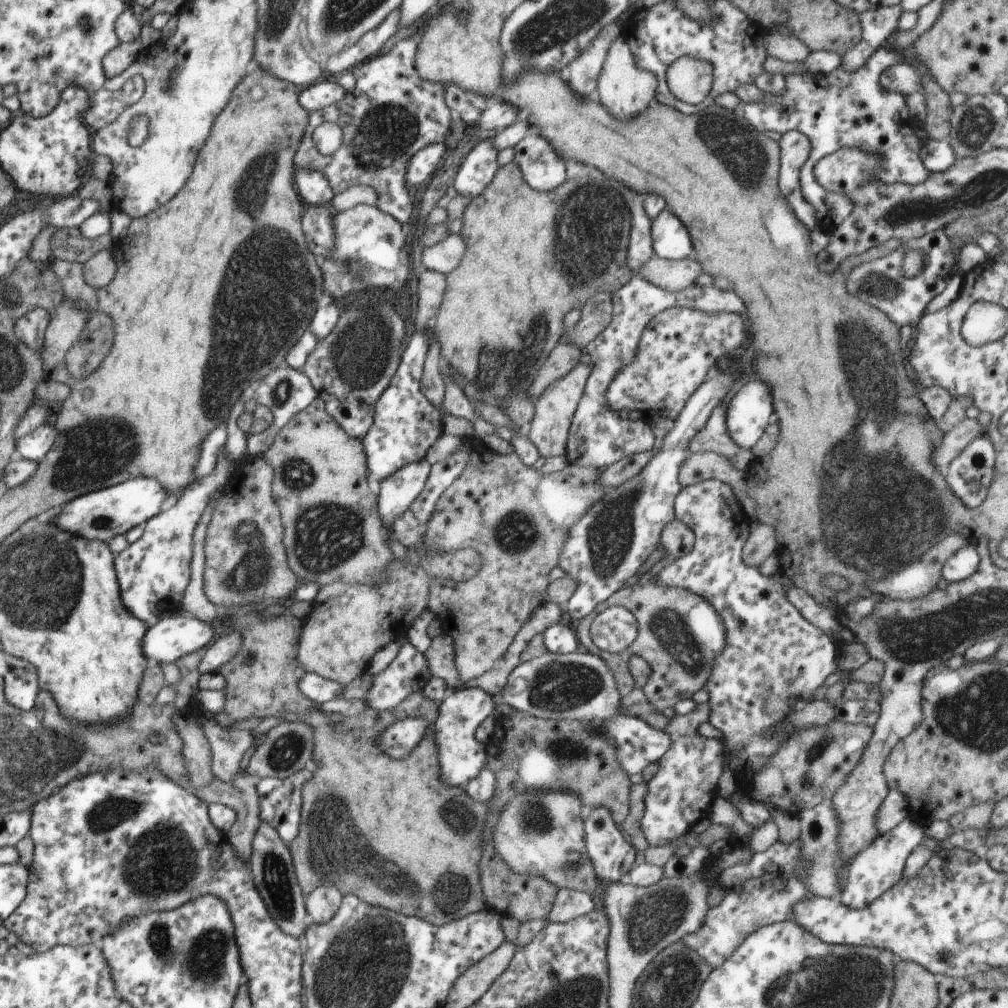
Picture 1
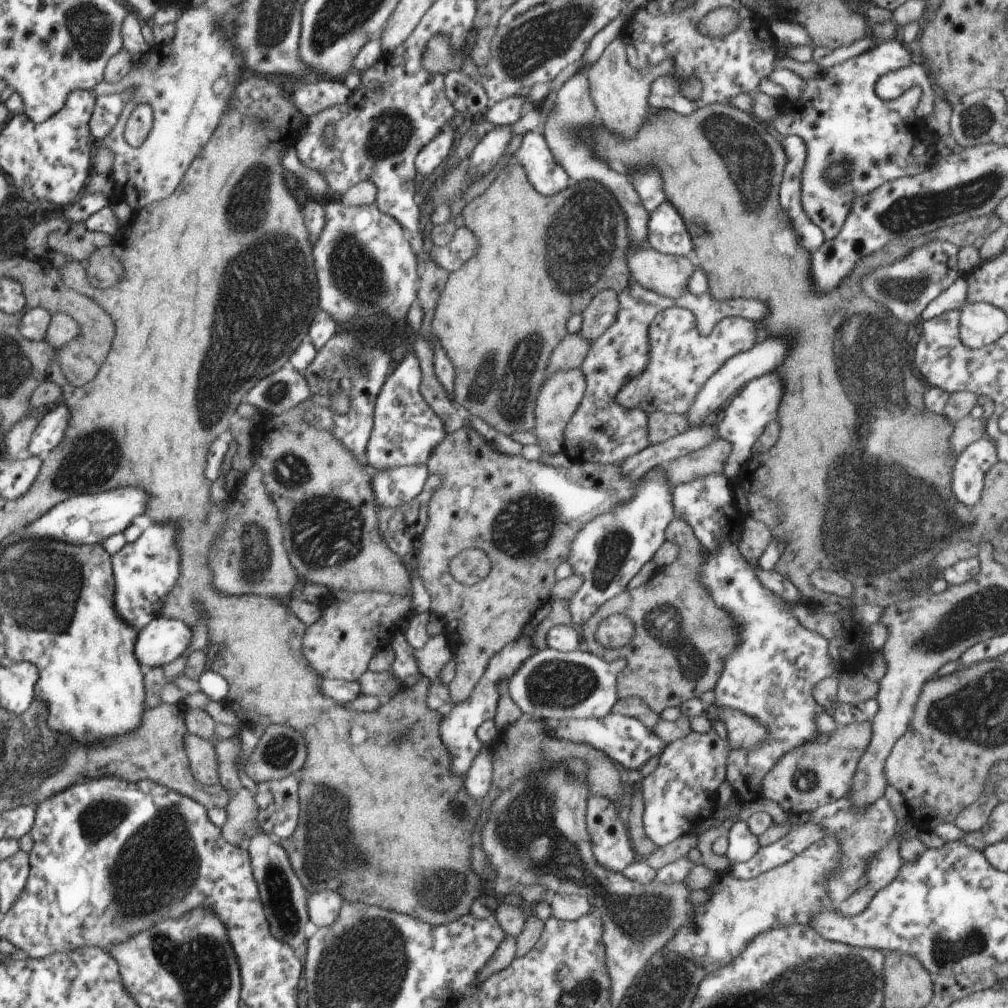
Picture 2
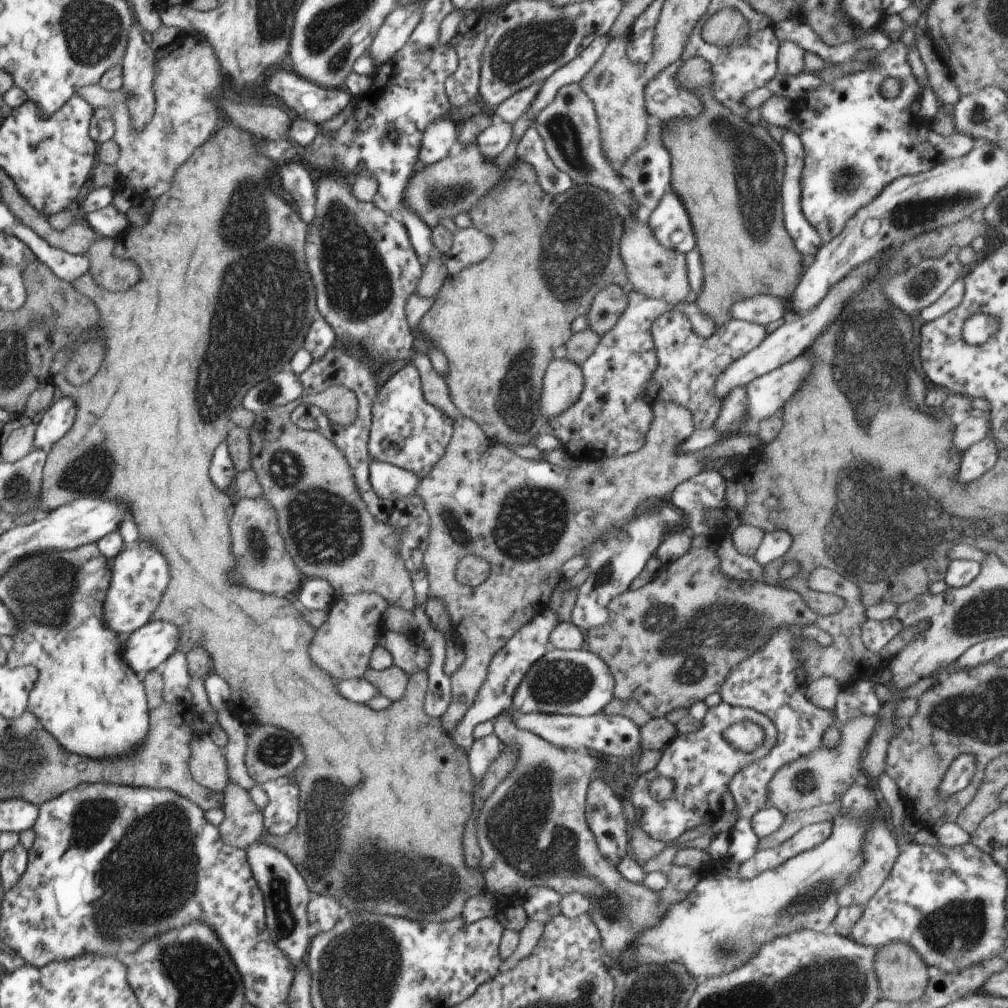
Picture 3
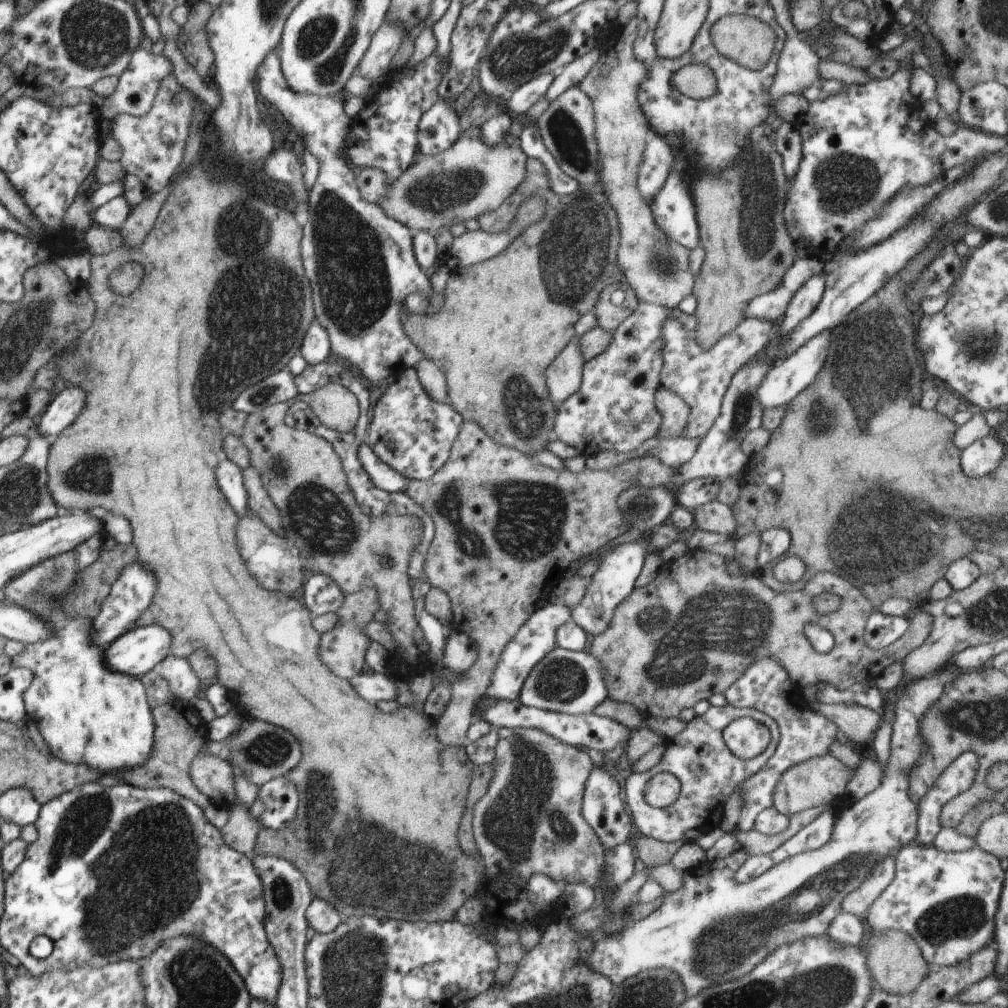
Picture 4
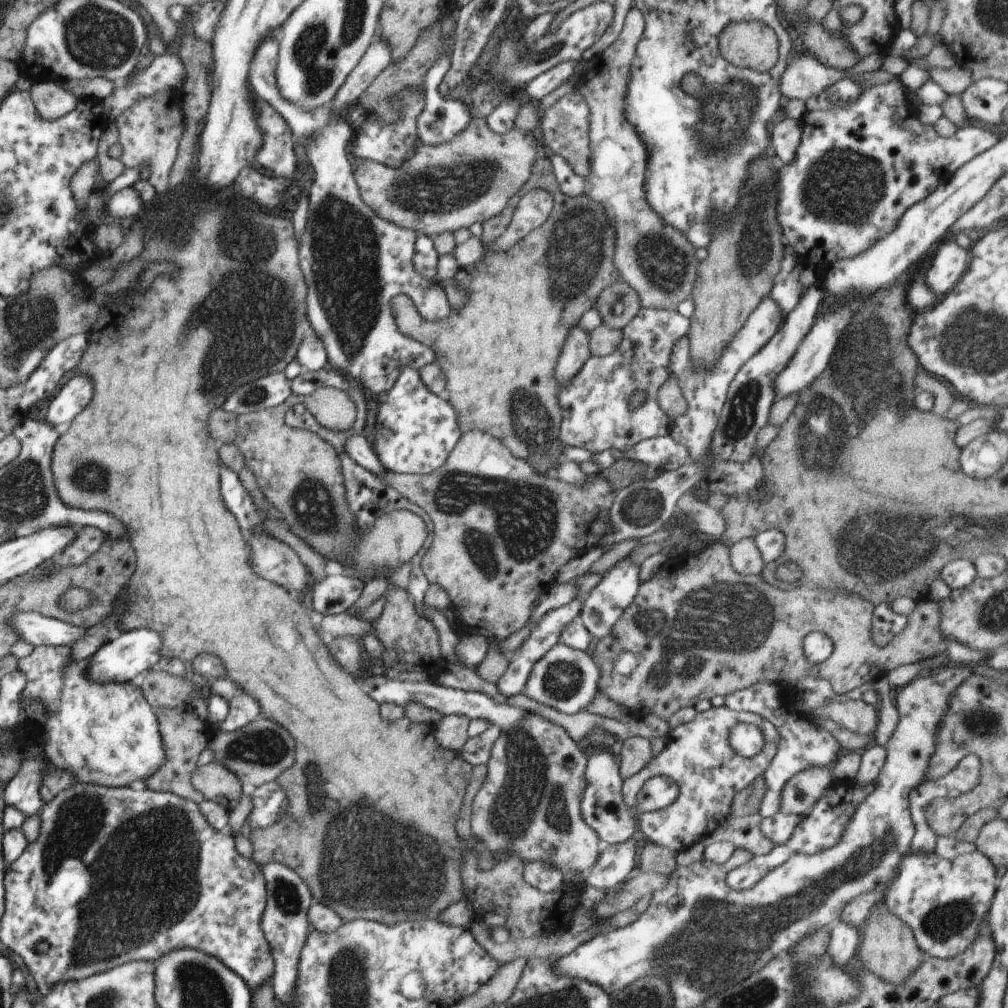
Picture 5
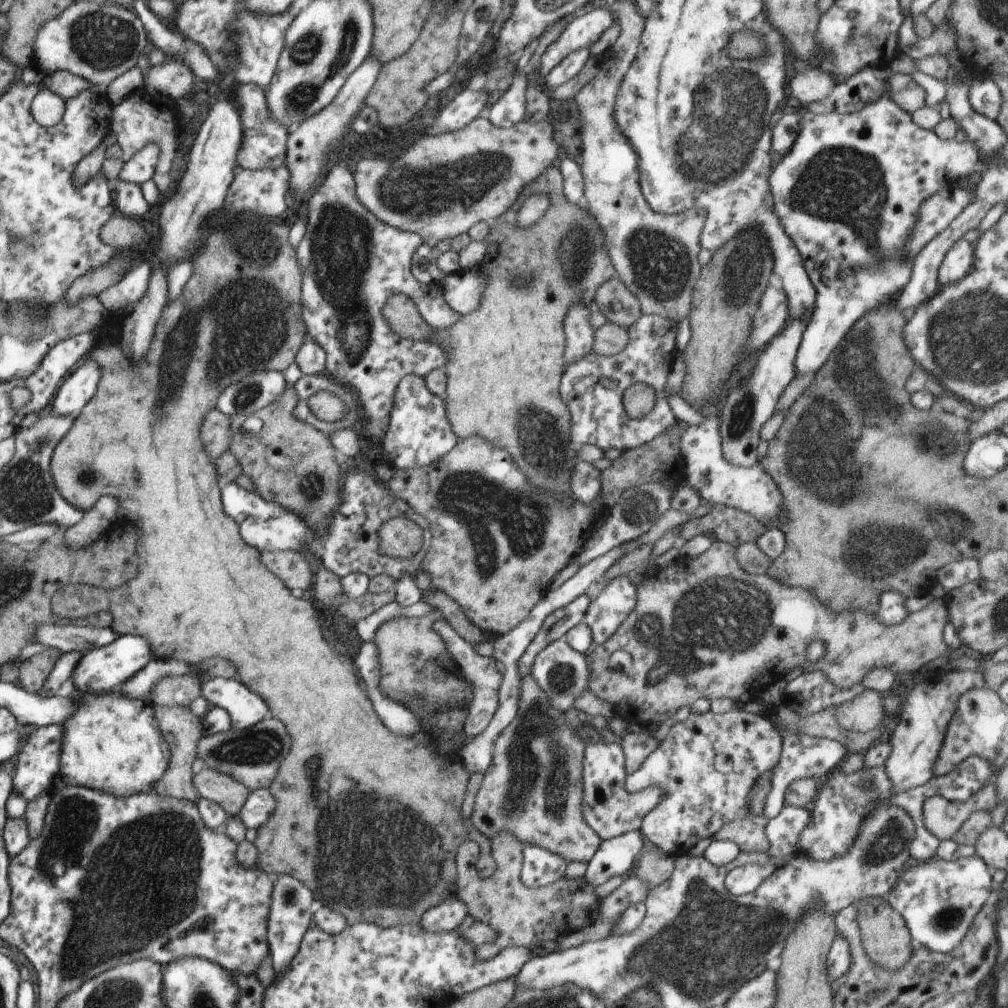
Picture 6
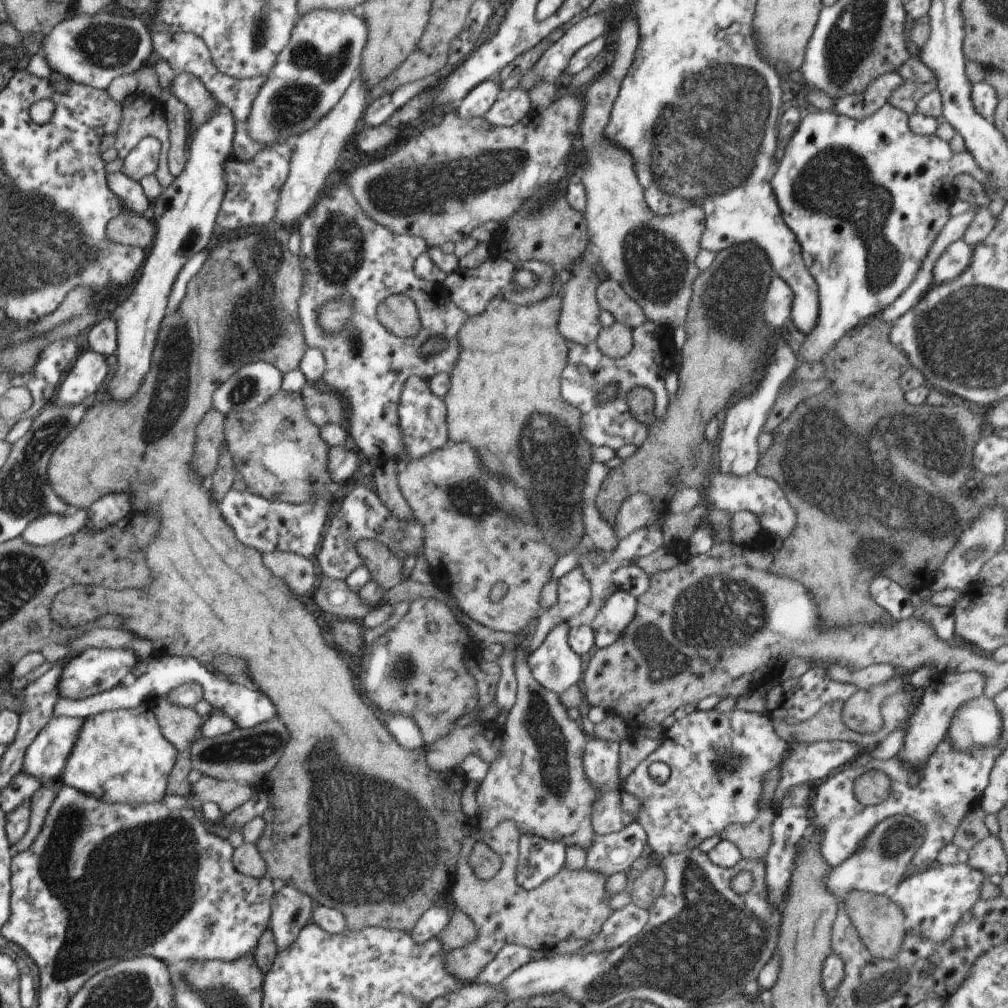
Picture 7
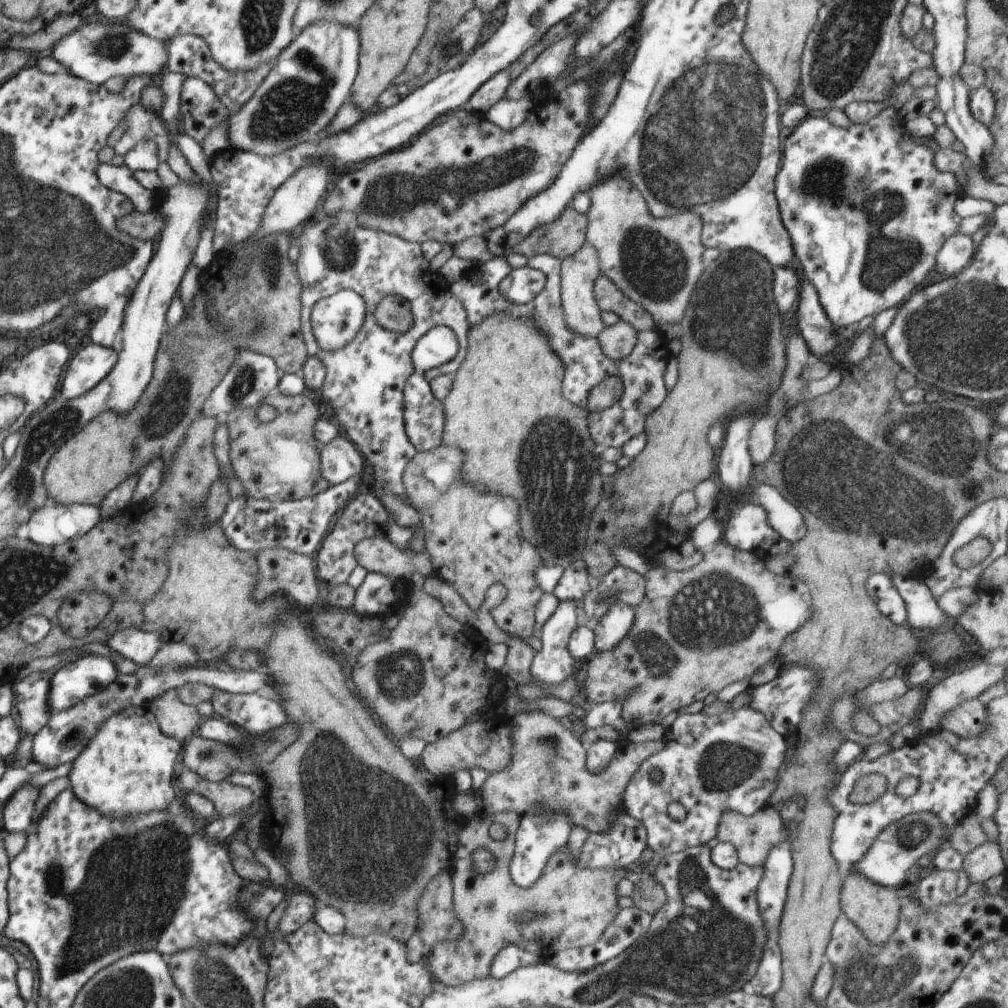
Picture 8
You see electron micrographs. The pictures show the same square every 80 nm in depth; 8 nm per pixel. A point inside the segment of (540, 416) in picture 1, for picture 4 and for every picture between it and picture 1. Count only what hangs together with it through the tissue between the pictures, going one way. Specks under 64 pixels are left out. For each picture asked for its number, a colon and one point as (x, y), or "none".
2: (560, 393)
3: (562, 381)
4: (563, 375)

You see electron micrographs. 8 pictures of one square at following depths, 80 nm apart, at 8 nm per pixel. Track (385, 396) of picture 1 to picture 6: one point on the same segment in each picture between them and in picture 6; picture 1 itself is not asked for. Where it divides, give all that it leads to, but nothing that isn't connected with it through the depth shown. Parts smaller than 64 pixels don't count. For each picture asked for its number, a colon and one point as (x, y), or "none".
2: (405, 431)
3: (405, 431)
4: (412, 433)
5: (415, 430)
6: (418, 433)

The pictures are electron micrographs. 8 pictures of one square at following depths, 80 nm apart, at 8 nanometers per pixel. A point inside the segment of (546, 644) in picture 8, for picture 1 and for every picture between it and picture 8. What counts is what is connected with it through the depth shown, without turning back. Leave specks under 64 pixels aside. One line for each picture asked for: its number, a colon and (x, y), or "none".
1: (578, 685)
2: (551, 686)
3: (577, 682)
4: (563, 681)
5: (564, 678)
6: (560, 672)
7: (553, 664)

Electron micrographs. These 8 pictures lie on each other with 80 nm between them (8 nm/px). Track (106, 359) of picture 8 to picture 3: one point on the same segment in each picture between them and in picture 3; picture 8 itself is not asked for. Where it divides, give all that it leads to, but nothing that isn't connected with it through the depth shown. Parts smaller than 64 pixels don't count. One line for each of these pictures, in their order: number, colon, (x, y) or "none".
3: (59, 415)
4: (64, 406)
5: (74, 395)
6: (80, 385)
7: (89, 369)

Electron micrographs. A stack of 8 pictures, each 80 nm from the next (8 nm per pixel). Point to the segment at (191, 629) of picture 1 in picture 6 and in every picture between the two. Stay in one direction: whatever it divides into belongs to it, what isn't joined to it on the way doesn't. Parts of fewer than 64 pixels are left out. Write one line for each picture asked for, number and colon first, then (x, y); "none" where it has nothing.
2: (162, 640)
3: (143, 649)
4: (136, 652)
5: (132, 652)
6: (98, 670)

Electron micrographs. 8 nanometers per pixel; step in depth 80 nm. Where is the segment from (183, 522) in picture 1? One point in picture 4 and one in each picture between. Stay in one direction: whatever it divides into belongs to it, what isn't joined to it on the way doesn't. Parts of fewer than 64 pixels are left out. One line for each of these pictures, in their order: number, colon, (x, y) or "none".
2: (144, 570)
3: (138, 576)
4: (130, 594)

